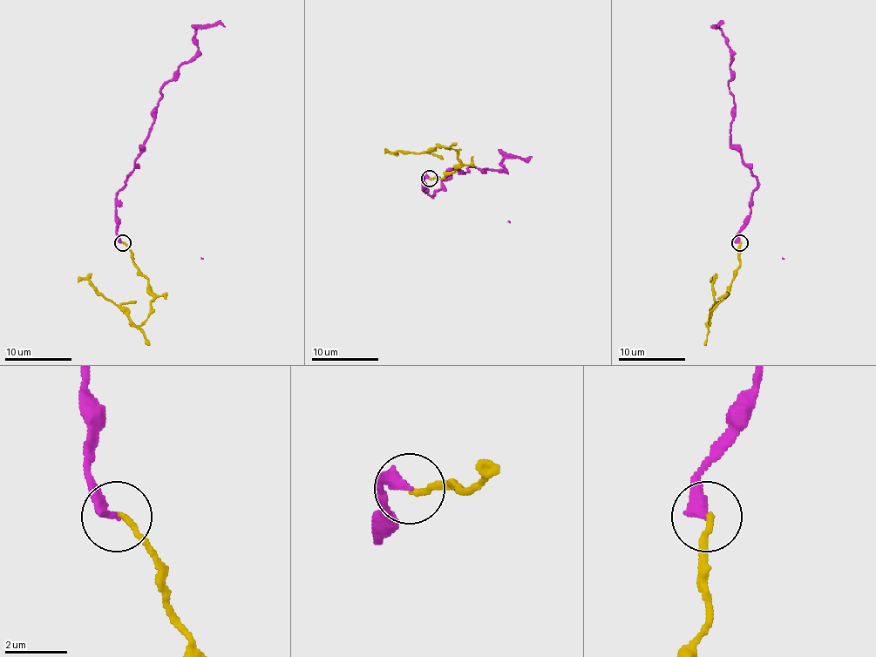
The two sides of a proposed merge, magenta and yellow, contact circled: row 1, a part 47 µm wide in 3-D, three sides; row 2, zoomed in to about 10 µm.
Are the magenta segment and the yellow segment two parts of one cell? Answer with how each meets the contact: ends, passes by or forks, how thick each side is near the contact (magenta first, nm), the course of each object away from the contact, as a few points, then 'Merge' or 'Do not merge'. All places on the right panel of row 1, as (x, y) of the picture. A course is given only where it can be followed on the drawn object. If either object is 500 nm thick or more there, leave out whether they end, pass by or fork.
At the ring magenta ends. At the ring yellow ends. Thickness 380 nm (magenta) against 160 nm. Course of magenta: (740, 242), (738, 230), (750, 213), (757, 179), (731, 143), (731, 54), (718, 26). Course of yellow: (740, 242), (740, 267), (730, 292), (711, 312), (709, 326), (708, 315), (715, 295), (713, 279), (709, 282). Do not merge

